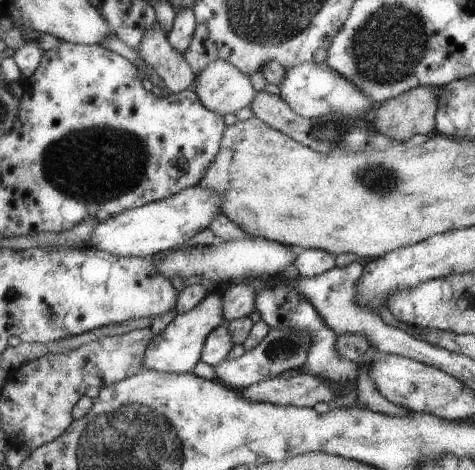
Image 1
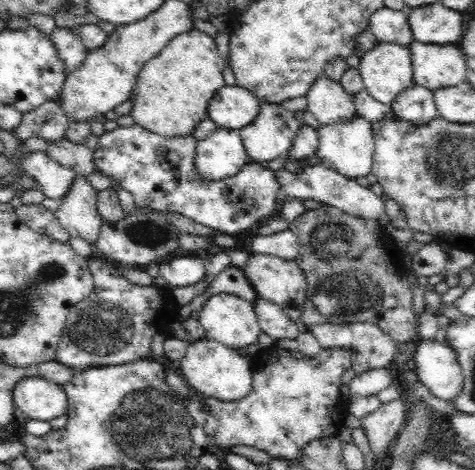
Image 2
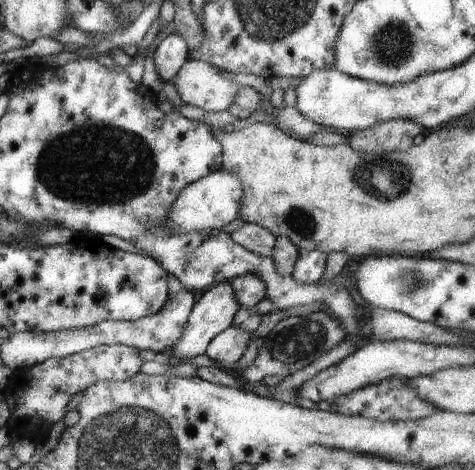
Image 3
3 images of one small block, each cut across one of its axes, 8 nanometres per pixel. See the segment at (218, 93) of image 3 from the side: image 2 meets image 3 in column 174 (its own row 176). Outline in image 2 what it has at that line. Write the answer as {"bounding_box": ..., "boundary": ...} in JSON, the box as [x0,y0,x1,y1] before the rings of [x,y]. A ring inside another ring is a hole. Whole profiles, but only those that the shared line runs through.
{"bounding_box":[54,176,102,244],"boundary":[[[76,176],[54,214],[72,238],[80,236],[90,244],[96,244],[96,238],[102,228],[102,218],[96,206],[98,192],[88,184],[86,176]]]}

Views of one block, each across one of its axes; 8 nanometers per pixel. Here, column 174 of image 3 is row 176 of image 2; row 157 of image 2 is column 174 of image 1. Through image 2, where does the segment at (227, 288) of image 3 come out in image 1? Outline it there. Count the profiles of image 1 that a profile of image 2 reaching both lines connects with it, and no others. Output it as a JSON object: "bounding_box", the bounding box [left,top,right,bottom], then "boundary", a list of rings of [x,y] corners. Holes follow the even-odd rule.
{"bounding_box":[143,292,223,374],"boundary":[[[209,292],[203,302],[199,302],[195,308],[191,308],[185,314],[177,314],[169,324],[163,328],[161,334],[155,334],[153,340],[147,344],[147,350],[143,352],[143,370],[155,370],[165,374],[187,374],[193,372],[195,364],[201,360],[203,344],[211,330],[215,330],[223,322],[223,300],[217,292]]]}

